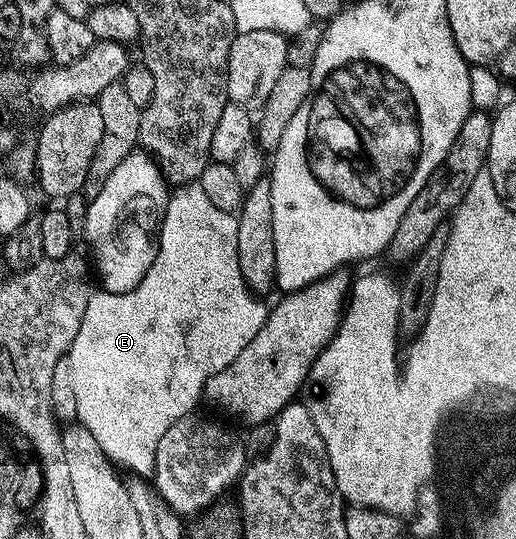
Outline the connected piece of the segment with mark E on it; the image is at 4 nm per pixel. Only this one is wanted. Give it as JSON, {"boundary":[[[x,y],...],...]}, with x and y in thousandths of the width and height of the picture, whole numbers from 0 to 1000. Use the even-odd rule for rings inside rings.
{"boundary":[[[370,338],[355,341],[343,351],[345,356],[328,365],[322,375],[322,390],[314,397],[314,414],[302,432],[302,473],[287,508],[252,542],[225,545],[203,538],[184,540],[171,553],[169,573],[163,579],[161,596],[155,601],[153,618],[140,635],[132,655],[132,677],[140,709],[140,729],[145,733],[147,779],[153,788],[165,792],[180,813],[192,820],[202,842],[213,855],[219,855],[231,870],[246,868],[252,879],[283,879],[297,870],[302,827],[310,813],[353,772],[366,772],[378,763],[384,740],[391,742],[393,720],[407,701],[457,664],[461,657],[496,623],[516,597],[519,564],[514,555],[502,553],[486,542],[484,532],[473,523],[465,508],[461,486],[461,466],[457,464],[457,427],[461,425],[459,406],[448,395],[434,393],[411,382],[403,375],[403,360],[395,360],[390,340]]]}

